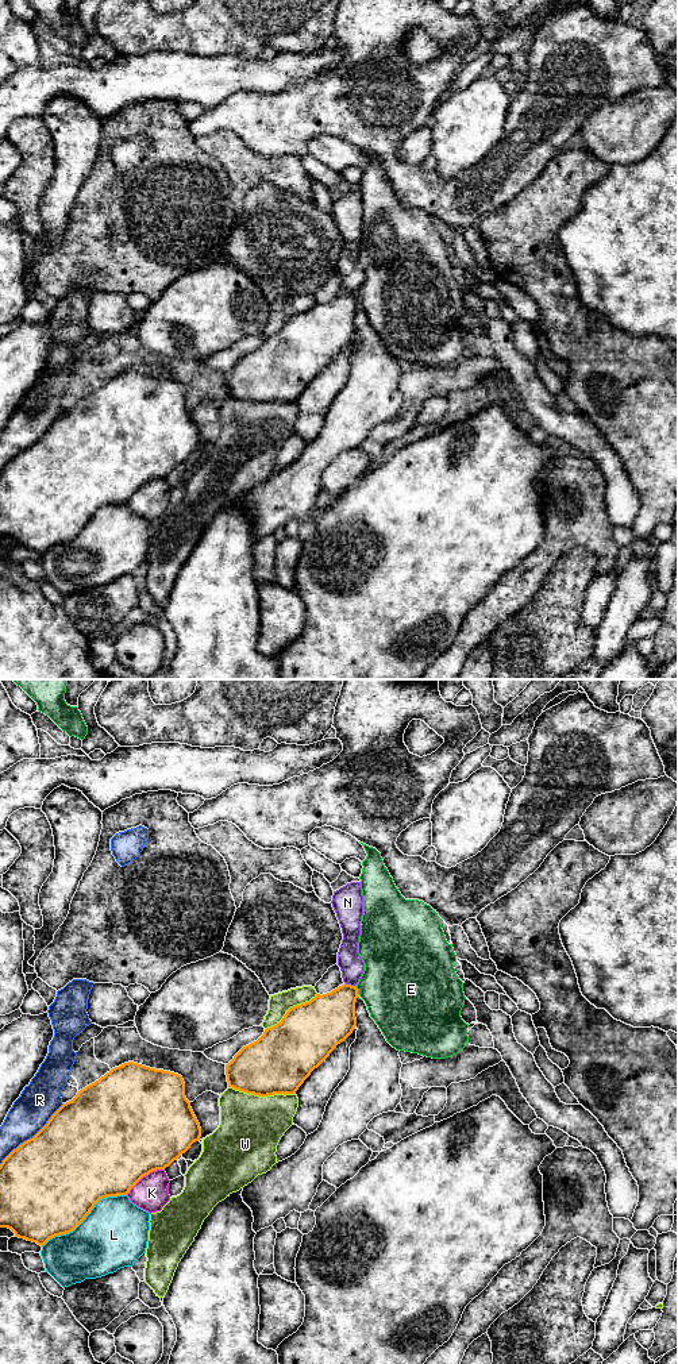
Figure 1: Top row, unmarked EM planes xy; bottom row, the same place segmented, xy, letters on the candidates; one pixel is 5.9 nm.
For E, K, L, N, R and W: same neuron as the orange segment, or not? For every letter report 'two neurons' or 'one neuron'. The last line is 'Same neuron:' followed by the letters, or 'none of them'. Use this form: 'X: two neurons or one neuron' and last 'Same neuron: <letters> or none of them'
E: two neurons
K: two neurons
L: two neurons
N: two neurons
R: two neurons
W: two neurons
Same neuron: none of them

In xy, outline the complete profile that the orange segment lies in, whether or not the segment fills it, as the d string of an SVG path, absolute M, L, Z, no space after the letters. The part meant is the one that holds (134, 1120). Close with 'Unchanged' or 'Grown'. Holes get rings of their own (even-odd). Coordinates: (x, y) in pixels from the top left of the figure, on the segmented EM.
M134 1061L112 1068L63 1103L30 1140L0 1164L0 1228L43 1247L50 1238L73 1232L95 1205L107 1197L127 1195L146 1175L165 1170L201 1137L200 1124L185 1097L181 1075Z. Unchanged

